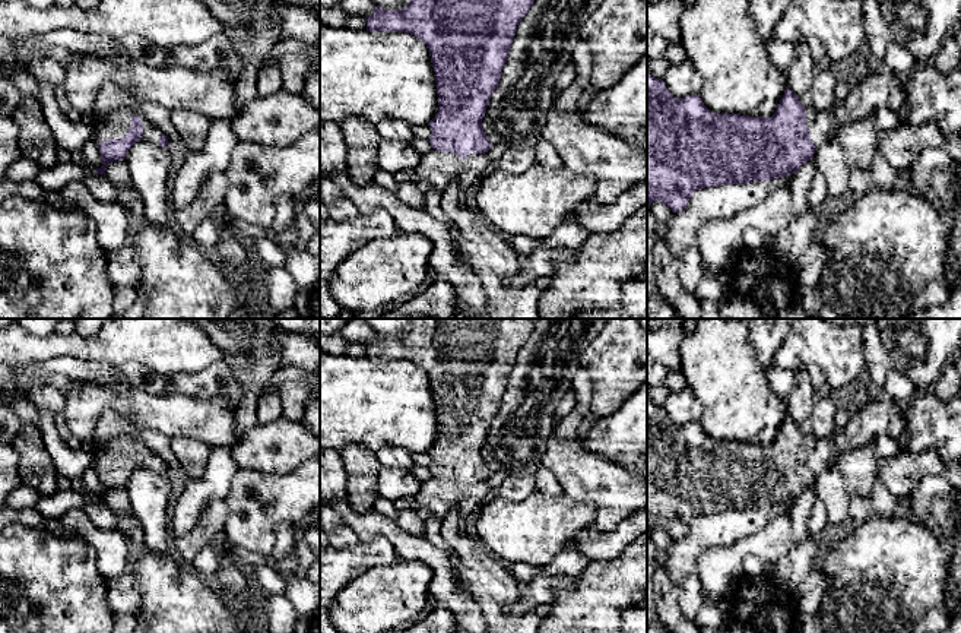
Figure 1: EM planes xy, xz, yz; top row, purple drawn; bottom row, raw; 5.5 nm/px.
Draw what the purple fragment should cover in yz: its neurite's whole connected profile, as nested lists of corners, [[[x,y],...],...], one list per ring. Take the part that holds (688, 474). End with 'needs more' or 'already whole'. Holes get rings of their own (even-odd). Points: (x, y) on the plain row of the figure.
[[[870,395],[868,403],[851,415],[840,431],[827,437],[805,436],[799,425],[787,415],[771,444],[749,444],[740,441],[713,440],[700,422],[673,424],[662,406],[647,401],[647,531],[666,531],[672,539],[686,535],[694,519],[723,512],[748,512],[784,506],[813,485],[816,474],[832,466],[844,452],[870,444],[881,436],[900,440],[907,428],[907,405],[901,405],[885,395]]] | needs more

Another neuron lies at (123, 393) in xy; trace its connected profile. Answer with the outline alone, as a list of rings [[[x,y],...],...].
[[[112,368],[112,382],[104,387],[112,393],[114,411],[126,418],[131,408],[136,390],[118,376],[118,368]]]

